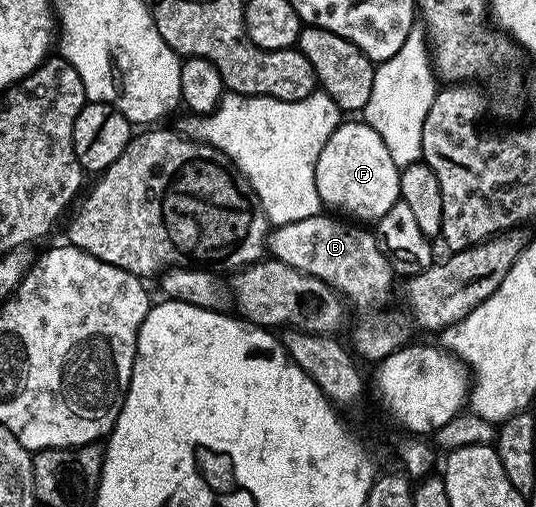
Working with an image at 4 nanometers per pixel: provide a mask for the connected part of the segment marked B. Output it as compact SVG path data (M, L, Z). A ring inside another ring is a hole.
M325 214L274 226L267 240L268 254L311 277L319 277L319 281L335 289L342 299L352 306L354 303L359 310L379 310L393 287L395 272L389 256L381 249L378 236L368 226L353 221L344 223L336 214Z

